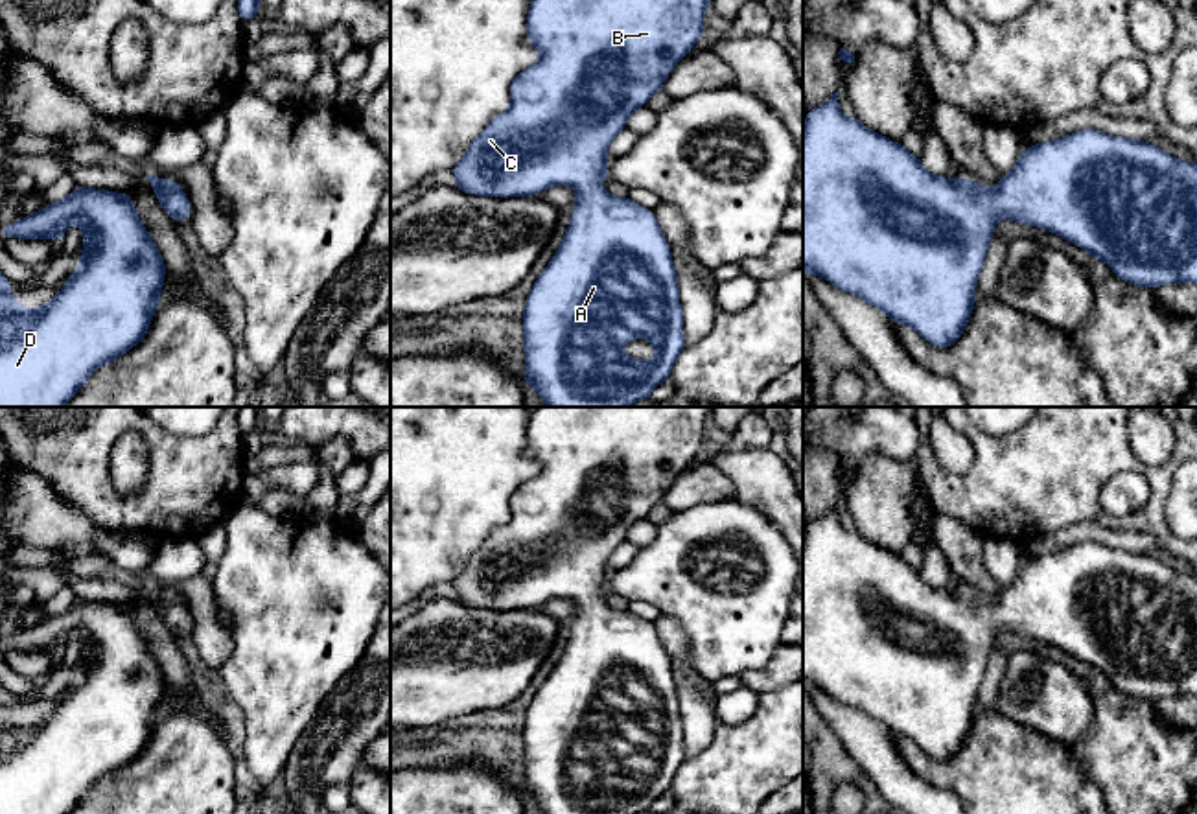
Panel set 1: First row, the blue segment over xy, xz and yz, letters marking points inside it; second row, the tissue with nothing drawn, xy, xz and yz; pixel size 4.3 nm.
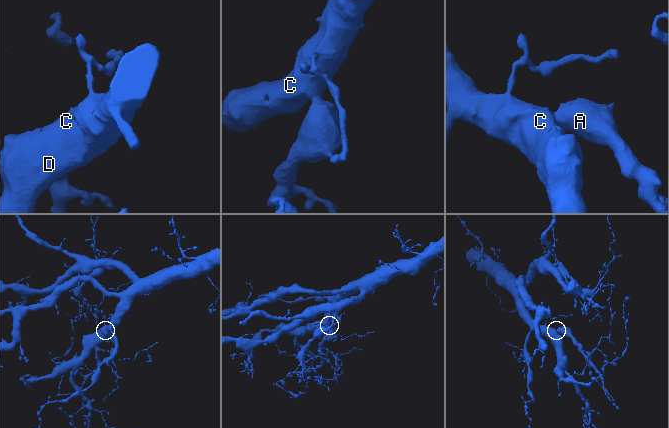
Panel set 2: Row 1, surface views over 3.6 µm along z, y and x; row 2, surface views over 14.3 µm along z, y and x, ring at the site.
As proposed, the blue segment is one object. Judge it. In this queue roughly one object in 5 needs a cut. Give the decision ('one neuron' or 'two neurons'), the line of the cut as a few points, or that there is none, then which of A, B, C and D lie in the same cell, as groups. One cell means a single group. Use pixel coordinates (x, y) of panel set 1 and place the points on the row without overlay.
one neuron; no cut; A B C D

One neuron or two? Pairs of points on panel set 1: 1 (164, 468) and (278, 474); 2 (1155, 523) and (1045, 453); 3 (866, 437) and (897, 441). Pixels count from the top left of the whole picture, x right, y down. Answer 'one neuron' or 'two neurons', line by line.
1: two neurons
2: one neuron
3: one neuron

